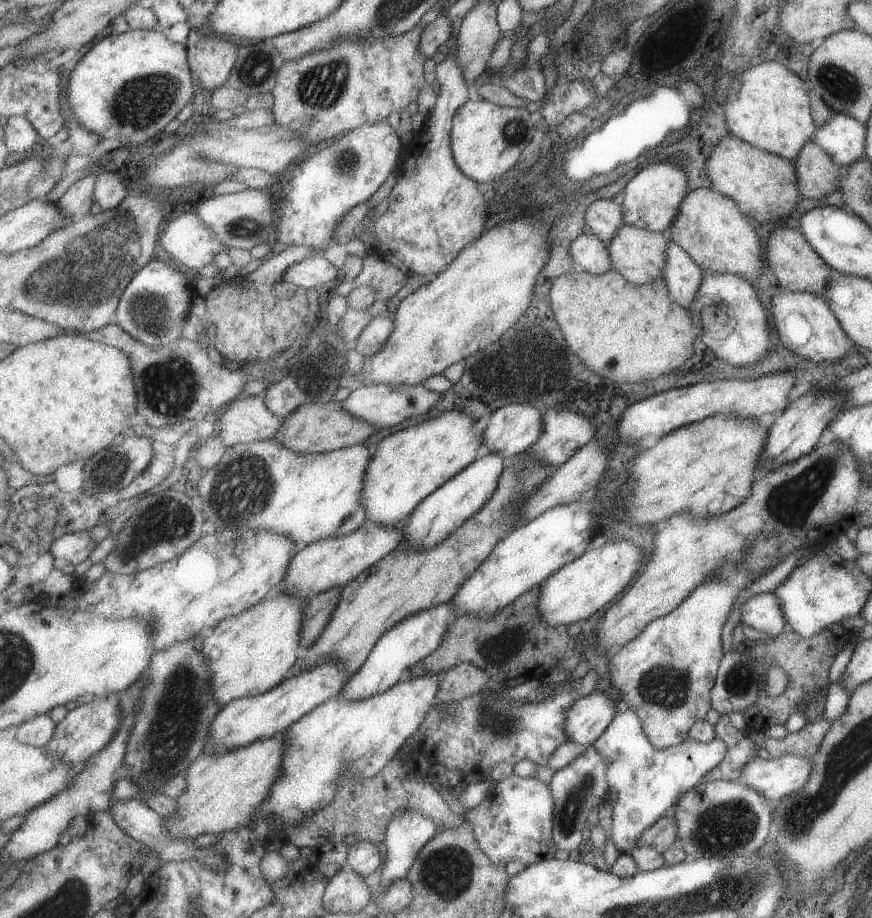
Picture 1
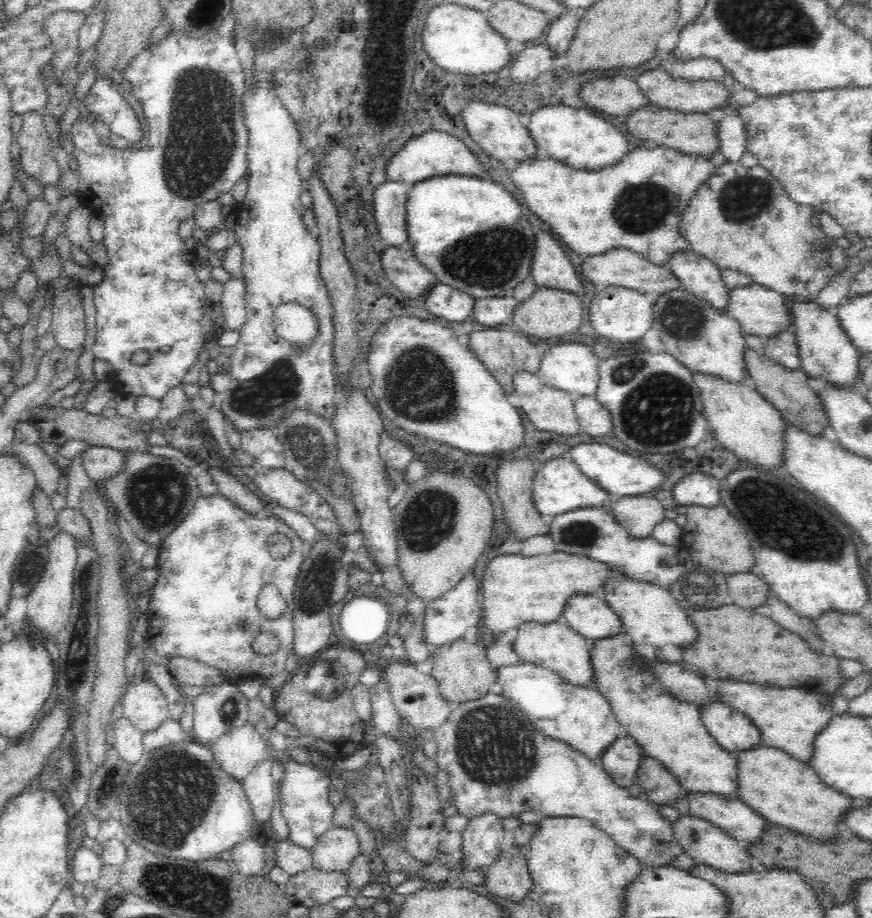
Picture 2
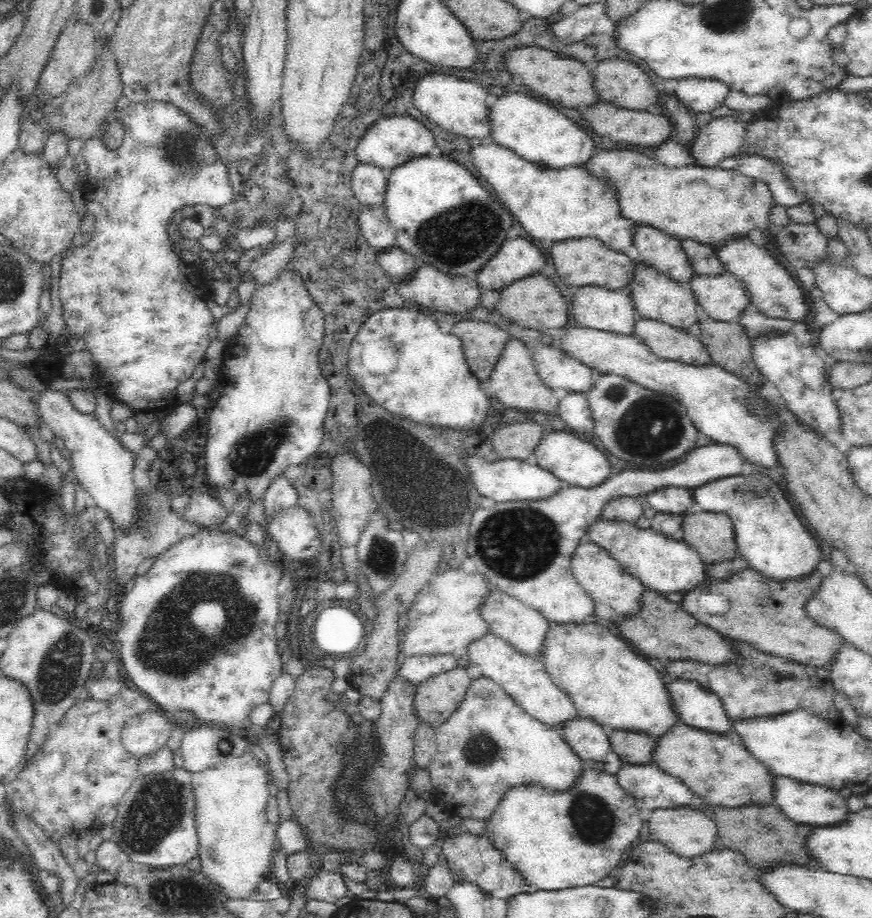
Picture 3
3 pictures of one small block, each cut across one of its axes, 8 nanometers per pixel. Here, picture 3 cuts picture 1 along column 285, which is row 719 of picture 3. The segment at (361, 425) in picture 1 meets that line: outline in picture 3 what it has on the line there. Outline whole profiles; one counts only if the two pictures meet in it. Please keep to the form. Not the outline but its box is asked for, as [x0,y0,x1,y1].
[414,663,473,728]

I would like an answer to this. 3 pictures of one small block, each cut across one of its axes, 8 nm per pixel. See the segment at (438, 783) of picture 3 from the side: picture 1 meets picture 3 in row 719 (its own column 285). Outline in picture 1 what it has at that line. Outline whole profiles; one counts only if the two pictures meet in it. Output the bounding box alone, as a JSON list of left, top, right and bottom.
[193,438,372,549]

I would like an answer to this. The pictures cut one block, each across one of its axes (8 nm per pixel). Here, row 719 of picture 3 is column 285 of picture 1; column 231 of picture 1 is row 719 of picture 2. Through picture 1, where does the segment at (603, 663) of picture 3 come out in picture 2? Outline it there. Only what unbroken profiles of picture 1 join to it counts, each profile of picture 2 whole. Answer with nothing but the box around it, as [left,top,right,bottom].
[590,635,740,799]

